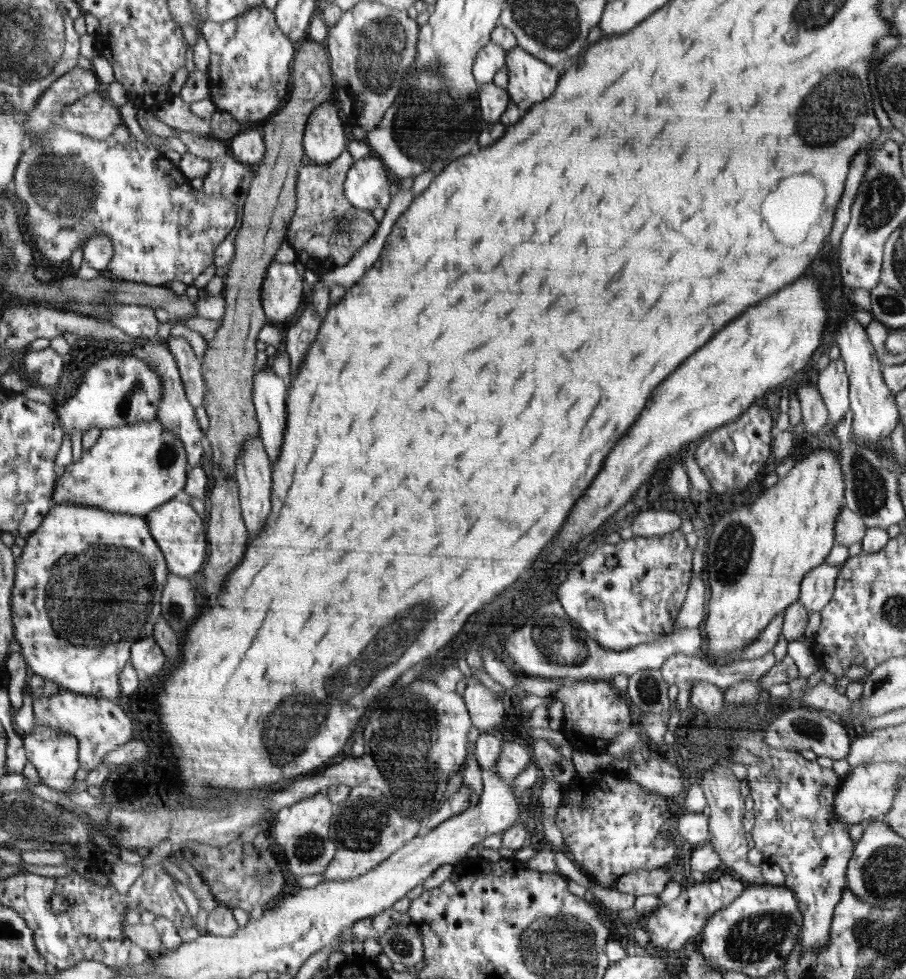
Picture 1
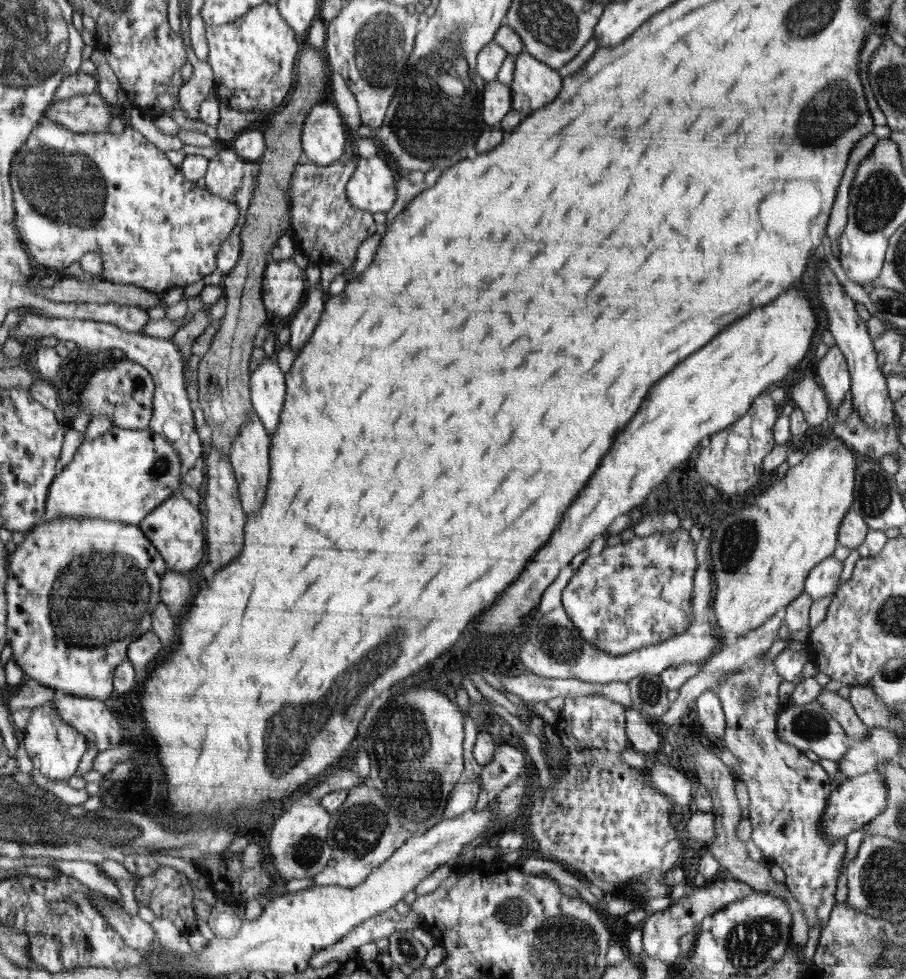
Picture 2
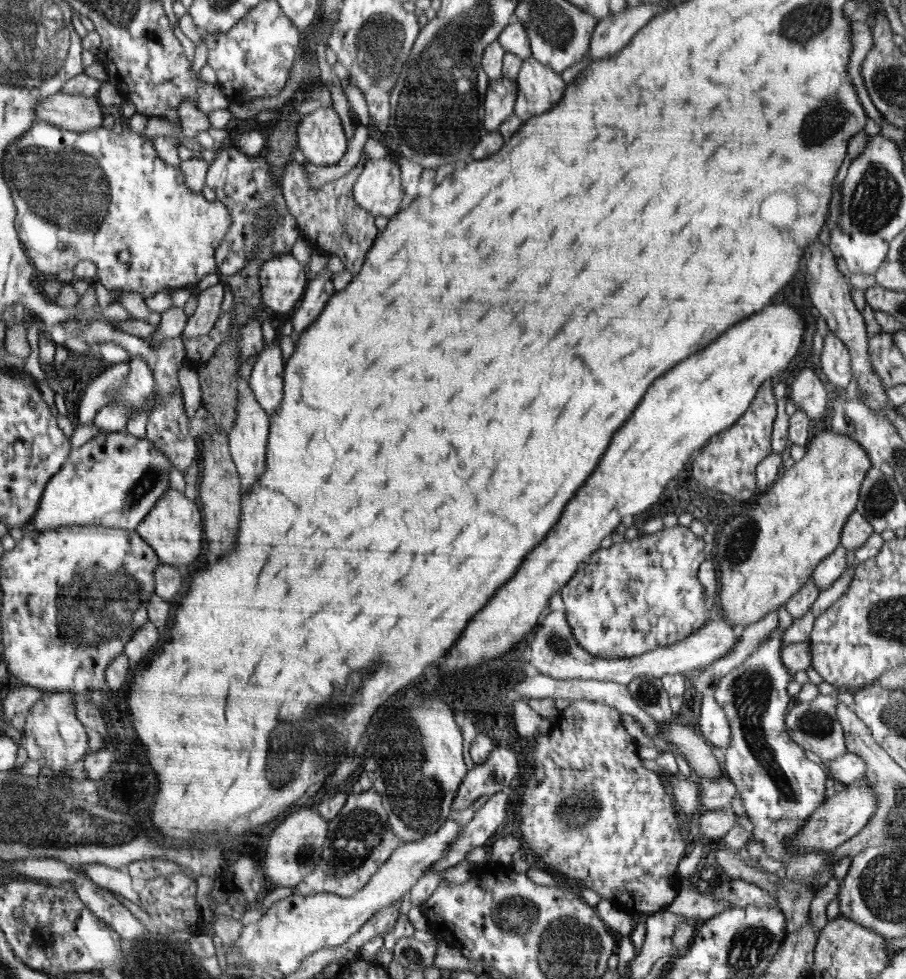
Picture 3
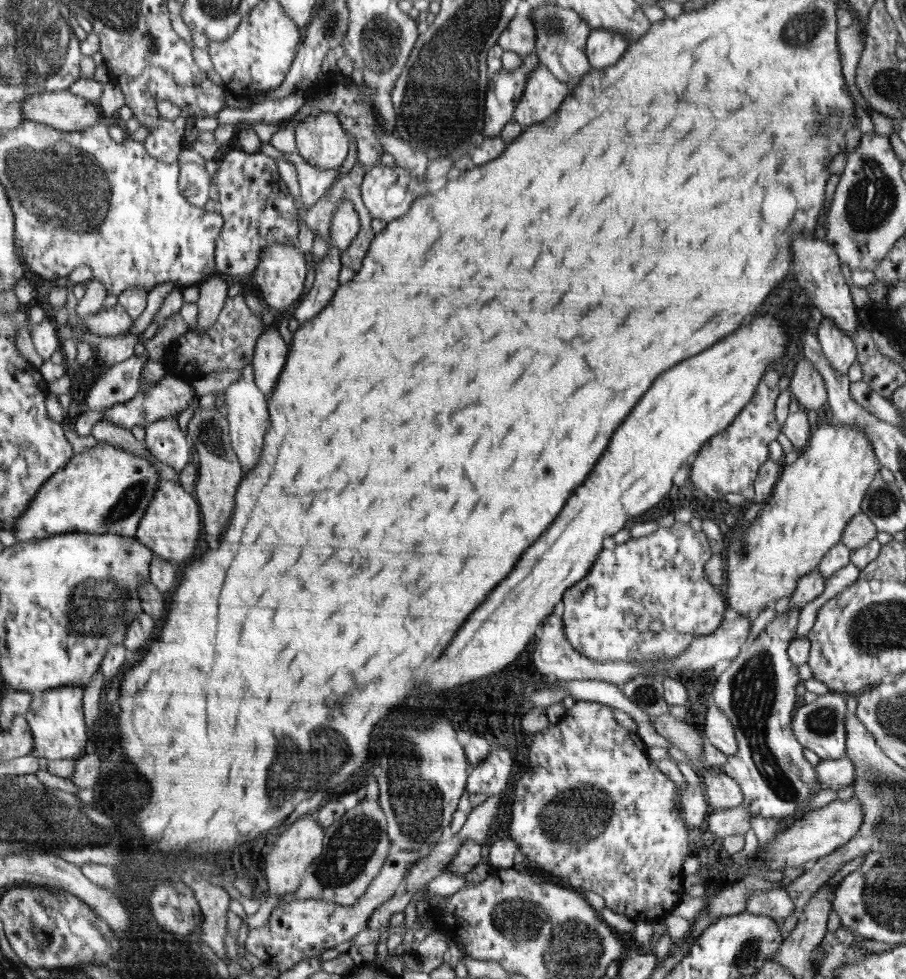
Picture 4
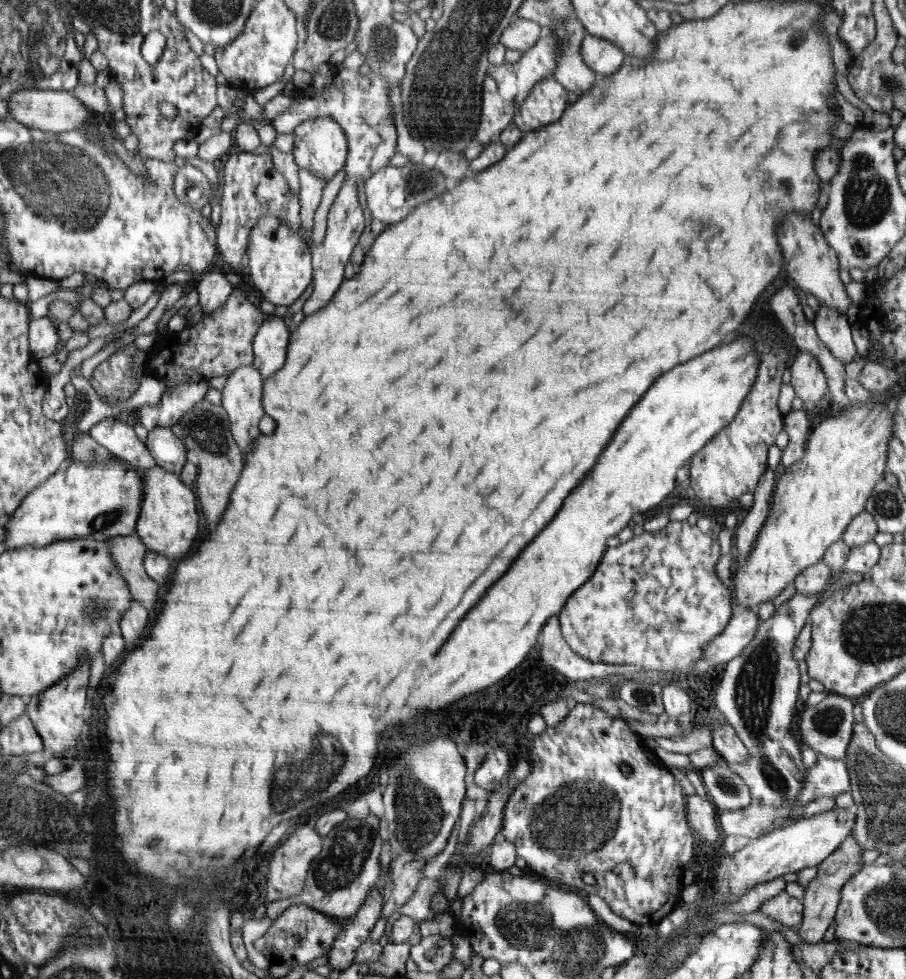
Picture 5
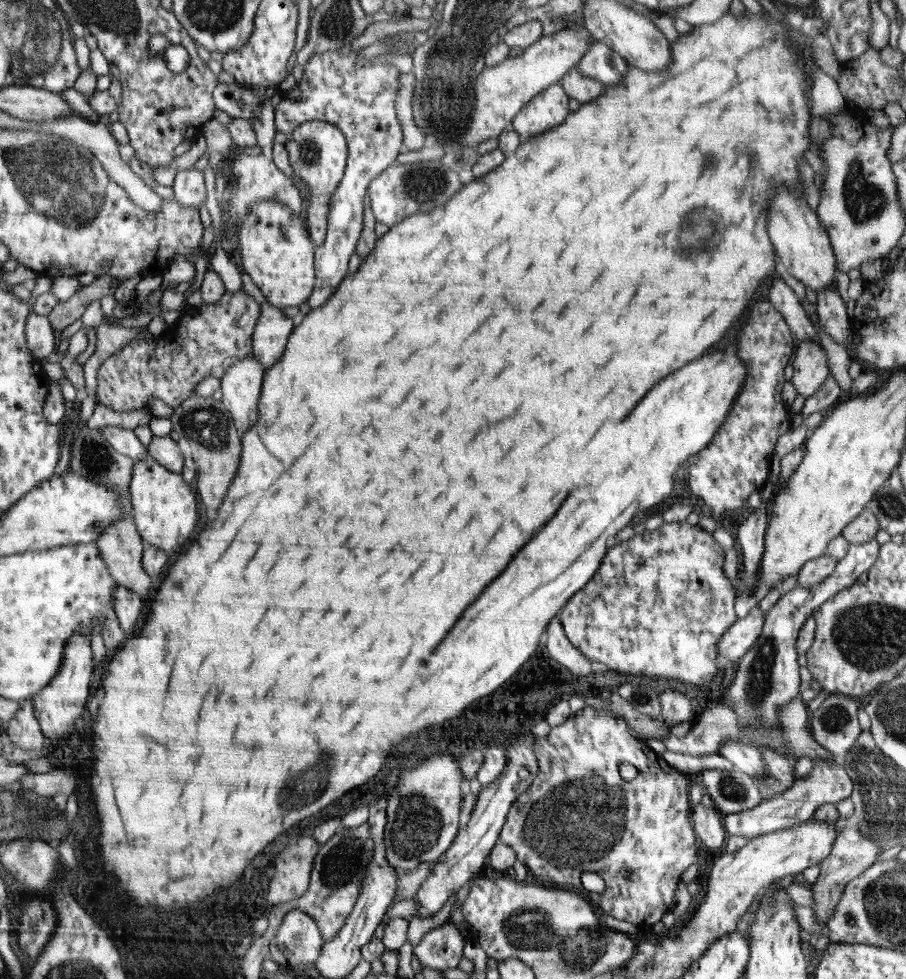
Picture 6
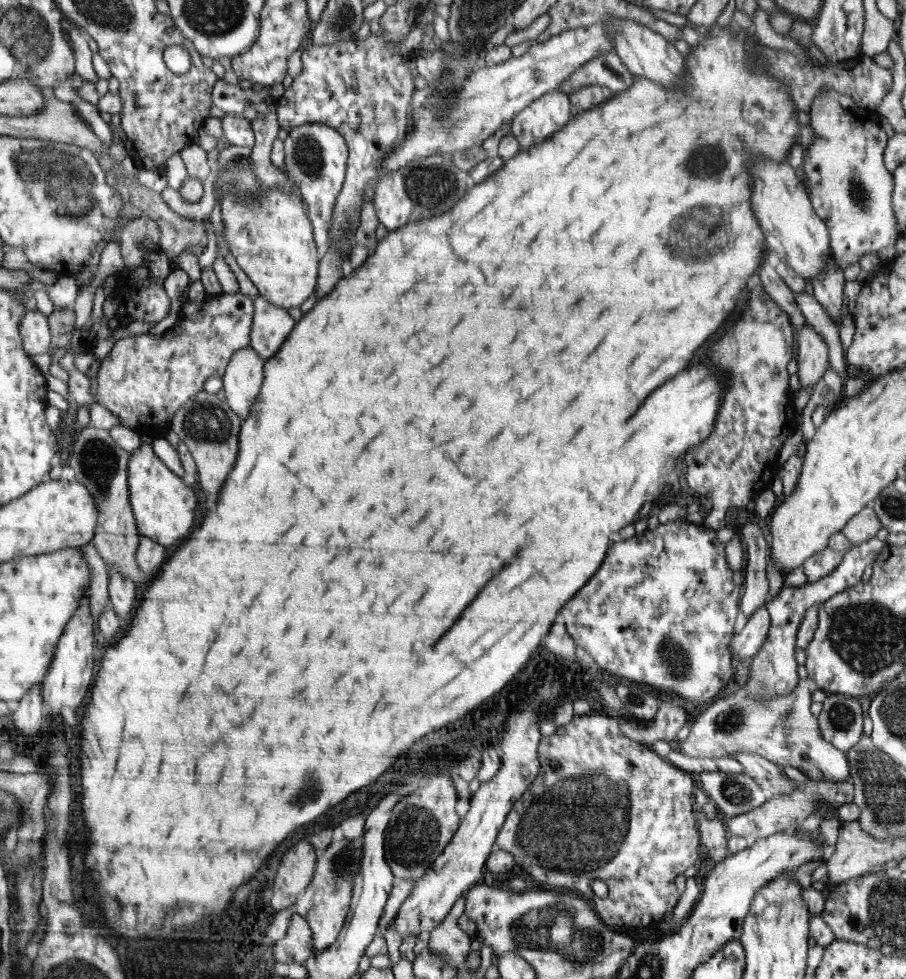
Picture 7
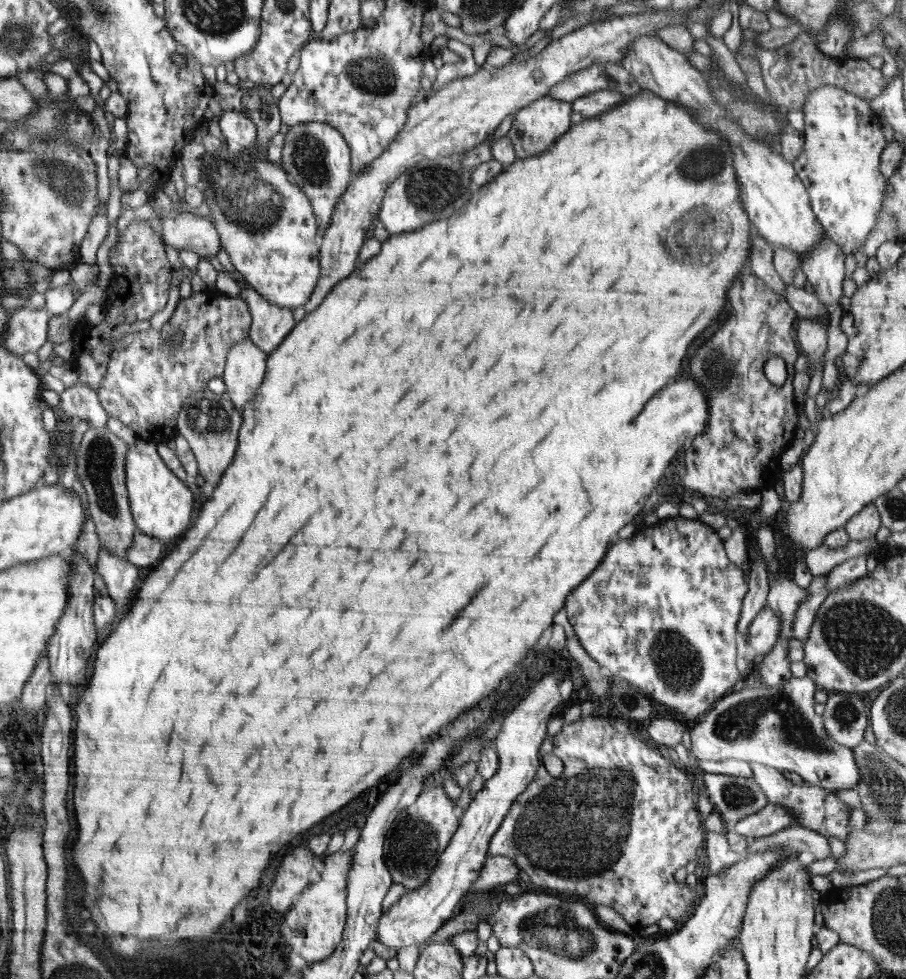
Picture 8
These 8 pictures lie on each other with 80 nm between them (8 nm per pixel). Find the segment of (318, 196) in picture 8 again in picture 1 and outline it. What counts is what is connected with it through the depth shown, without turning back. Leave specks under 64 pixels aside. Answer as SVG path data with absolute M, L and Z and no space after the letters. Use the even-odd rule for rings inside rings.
M332 102L321 104L309 116L305 132L305 151L309 161L325 165L346 151L346 132Z

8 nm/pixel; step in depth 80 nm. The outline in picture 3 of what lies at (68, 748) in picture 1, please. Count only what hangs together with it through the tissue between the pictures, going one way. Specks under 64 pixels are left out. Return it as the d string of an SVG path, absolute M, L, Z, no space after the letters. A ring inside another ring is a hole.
M45 692L42 700L34 704L25 715L23 746L29 758L37 760L41 766L50 768L56 774L68 770L88 750L86 730L81 720L77 719L74 703L77 703L77 694L74 692Z

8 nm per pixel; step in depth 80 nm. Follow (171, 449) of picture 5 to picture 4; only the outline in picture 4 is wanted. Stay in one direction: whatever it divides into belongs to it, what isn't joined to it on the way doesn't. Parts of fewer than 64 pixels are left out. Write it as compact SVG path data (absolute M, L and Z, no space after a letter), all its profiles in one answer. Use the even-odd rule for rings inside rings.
M178 417L170 420L156 420L156 423L152 422L150 426L146 426L144 444L158 461L165 462L178 473L190 462L191 444L178 426Z

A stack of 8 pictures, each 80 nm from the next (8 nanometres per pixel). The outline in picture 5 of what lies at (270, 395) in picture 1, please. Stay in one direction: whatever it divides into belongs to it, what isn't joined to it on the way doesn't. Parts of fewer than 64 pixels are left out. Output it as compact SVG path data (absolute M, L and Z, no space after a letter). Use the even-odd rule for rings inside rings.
M266 316L253 342L253 365L262 372L264 383L284 366L289 336L284 317Z

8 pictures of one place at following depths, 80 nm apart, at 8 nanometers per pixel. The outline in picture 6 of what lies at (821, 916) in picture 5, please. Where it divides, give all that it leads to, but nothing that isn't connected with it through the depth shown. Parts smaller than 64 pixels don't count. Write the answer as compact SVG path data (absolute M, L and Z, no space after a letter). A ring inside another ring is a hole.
M855 815L845 819L839 819L836 828L839 830L837 839L830 854L820 863L820 874L816 882L811 884L810 890L814 895L814 904L811 910L816 915L818 923L828 923L828 919L834 915L834 909L840 901L841 893L853 878L860 876L871 864L878 861L878 854L884 848L861 835L858 828L859 822Z

